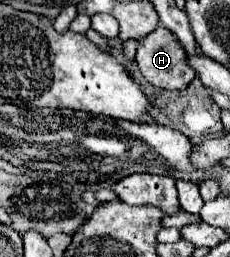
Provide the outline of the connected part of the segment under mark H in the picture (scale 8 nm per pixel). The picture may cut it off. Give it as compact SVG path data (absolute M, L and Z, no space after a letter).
M158 27L142 39L136 61L144 79L158 89L184 91L196 77L186 63L186 51L182 51L176 35L166 31L166 27Z

